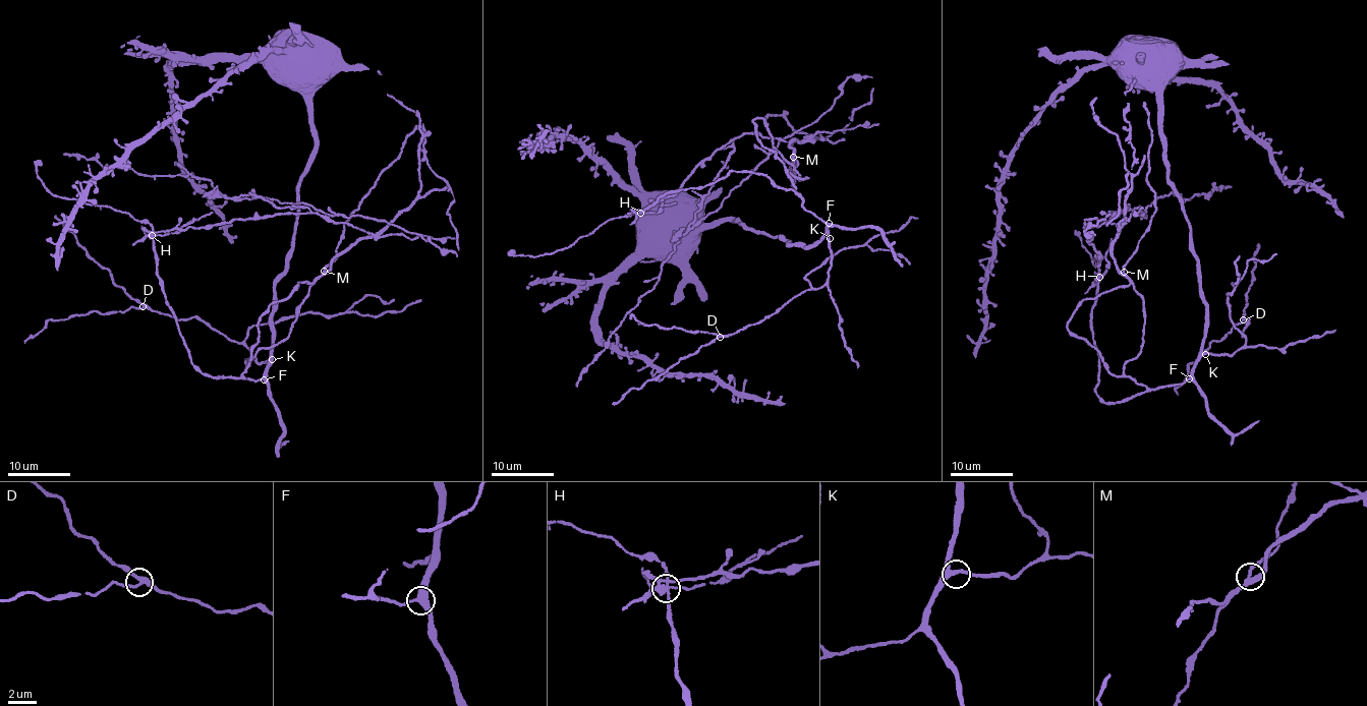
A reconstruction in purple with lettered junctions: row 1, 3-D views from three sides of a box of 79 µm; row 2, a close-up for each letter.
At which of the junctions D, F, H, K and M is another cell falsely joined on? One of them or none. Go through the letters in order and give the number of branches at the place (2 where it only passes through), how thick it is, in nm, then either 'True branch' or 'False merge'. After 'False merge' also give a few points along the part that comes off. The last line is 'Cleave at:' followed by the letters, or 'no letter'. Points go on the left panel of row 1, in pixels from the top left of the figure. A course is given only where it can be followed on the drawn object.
D: Branches: 3. Thickness 240 nm. True branch
F: Branches: 3. Thickness 360 nm. True branch
H: Branches: 6. Thickness 320 nm. False merge
K: Branches: 3. Thickness 360 nm. True branch
M: Branches: 3. Thickness 240 nm. True branch
Cleave at: H

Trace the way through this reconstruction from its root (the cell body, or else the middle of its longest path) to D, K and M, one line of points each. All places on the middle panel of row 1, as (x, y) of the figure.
D: (664, 204), (682, 196), (701, 226), (739, 218), (791, 245), (829, 238), (824, 283), (720, 337)
K: (664, 204), (682, 196), (701, 226), (739, 218), (772, 237), (782, 235), (791, 245), (807, 247), (830, 238)
M: (664, 204), (815, 244), (829, 228), (793, 157)

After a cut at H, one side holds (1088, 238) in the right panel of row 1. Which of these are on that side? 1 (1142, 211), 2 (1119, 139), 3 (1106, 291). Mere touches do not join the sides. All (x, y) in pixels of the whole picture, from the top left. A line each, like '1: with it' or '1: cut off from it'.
1: with it
2: cut off from it
3: cut off from it

